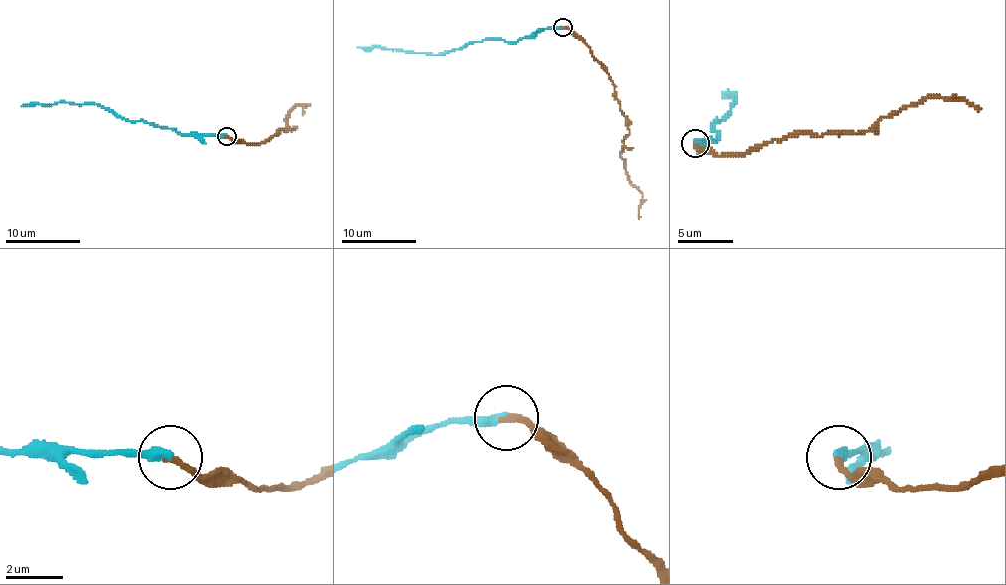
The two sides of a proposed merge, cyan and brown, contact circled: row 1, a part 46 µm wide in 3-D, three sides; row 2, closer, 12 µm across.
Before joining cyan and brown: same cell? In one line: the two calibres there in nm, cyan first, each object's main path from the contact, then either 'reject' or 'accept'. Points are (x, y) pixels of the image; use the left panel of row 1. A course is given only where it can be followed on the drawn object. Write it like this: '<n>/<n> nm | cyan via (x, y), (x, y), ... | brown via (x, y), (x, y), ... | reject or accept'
320/200 nm | cyan via (226, 136), (181, 134), (166, 126), (116, 117), (99, 106), (58, 102), (21, 106) | brown via (226, 136), (260, 145), (278, 132), (293, 130), (284, 119), (295, 106), (306, 106), (303, 113) | accept

